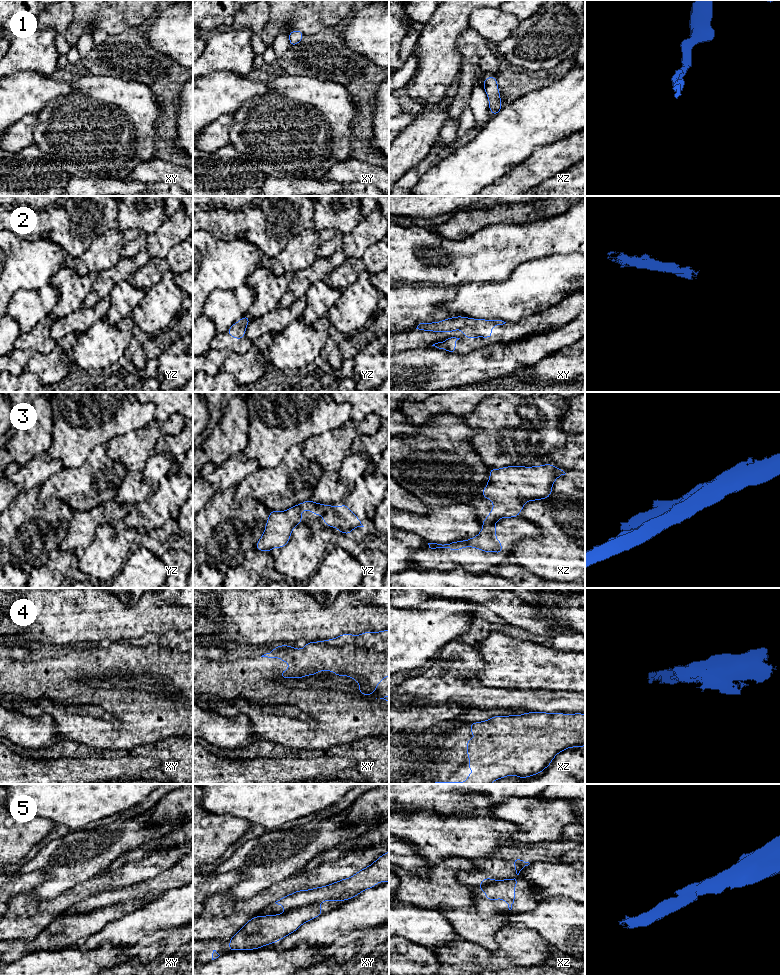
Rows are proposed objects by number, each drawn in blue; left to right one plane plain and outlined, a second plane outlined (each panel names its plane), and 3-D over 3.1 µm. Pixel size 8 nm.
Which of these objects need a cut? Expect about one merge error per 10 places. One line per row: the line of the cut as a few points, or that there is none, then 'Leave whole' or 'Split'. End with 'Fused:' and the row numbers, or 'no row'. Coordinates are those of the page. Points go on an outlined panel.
1: No split. Leave whole
2: No split. Leave whole
3: Split along xz (483, 524), (493, 525). Split
4: No split. Leave whole
5: Split along xy (318, 902), (286, 911). Split
Fused: 3, 5

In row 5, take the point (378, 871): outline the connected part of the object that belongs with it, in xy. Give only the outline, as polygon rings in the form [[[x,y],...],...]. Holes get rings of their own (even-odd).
[[[389,851],[350,878],[314,889],[295,891],[275,903],[289,911],[322,901],[345,901],[375,887],[378,882],[389,882]]]

